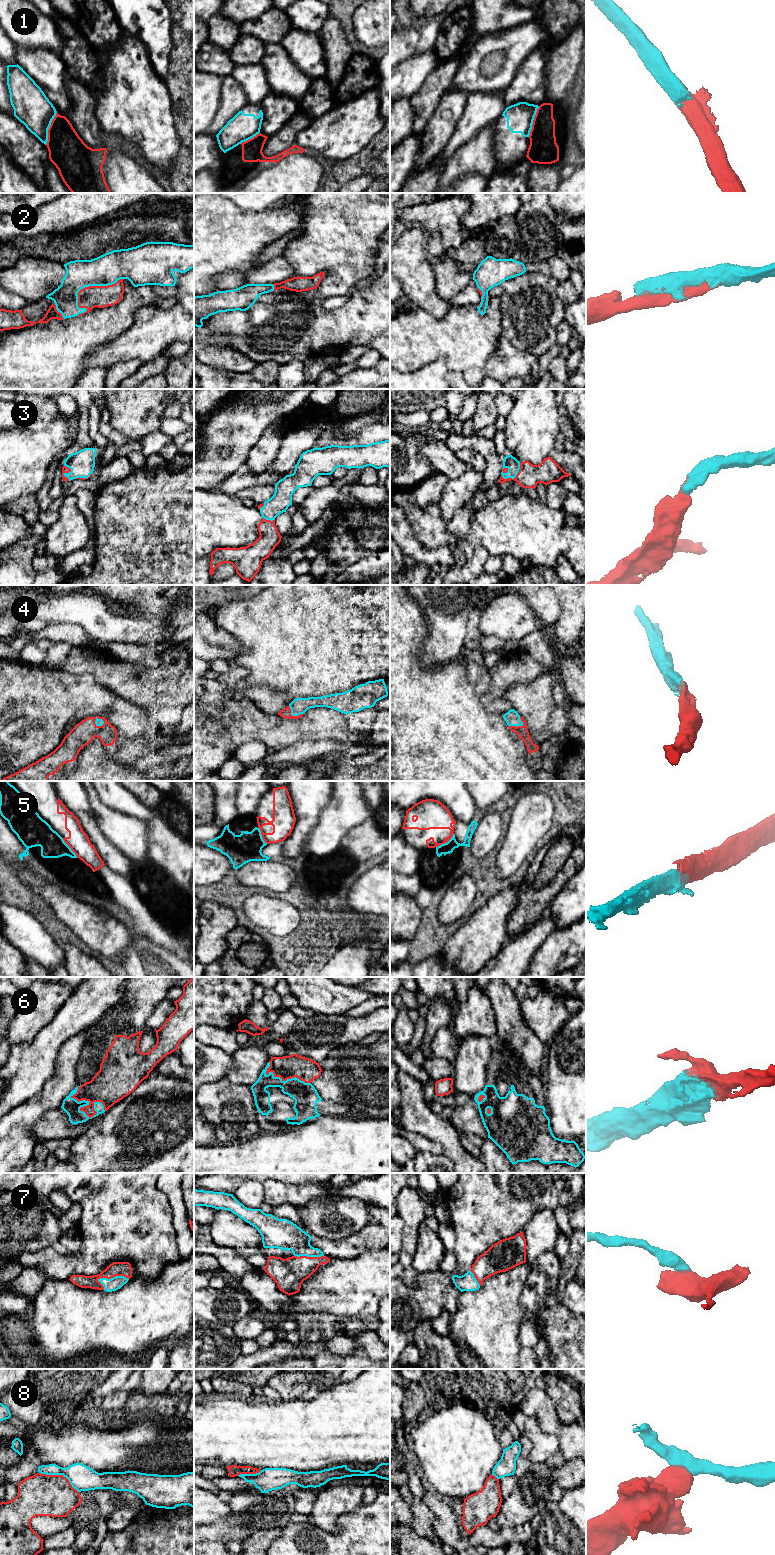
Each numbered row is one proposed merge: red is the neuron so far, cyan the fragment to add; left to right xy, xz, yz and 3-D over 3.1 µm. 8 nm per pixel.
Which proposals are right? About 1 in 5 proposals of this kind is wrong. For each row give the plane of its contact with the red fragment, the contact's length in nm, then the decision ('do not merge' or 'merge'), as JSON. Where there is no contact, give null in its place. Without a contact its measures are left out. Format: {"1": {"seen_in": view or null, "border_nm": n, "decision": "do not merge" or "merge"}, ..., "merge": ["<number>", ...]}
{"1": {"seen_in": "xy", "border_nm": 280, "decision": "do not merge"}, "2": {"seen_in": "xy", "border_nm": 480, "decision": "merge"}, "3": {"seen_in": "yz", "border_nm": 190, "decision": "merge"}, "4": {"seen_in": "yz", "border_nm": 130, "decision": "merge"}, "5": {"seen_in": "xy", "border_nm": 200, "decision": "do not merge"}, "6": {"seen_in": "xy", "border_nm": 300, "decision": "merge"}, "7": {"seen_in": "xy", "border_nm": 260, "decision": "merge"}, "8": {"seen_in": "xy", "border_nm": 360, "decision": "do not merge"}, "merge": ["2", "3", "4", "6", "7"]}

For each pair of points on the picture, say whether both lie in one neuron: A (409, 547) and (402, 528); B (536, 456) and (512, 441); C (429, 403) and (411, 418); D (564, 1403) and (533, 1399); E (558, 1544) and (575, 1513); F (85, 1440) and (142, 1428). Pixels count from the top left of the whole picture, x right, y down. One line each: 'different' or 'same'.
A: same
B: same
C: different
D: different
E: same
F: same

